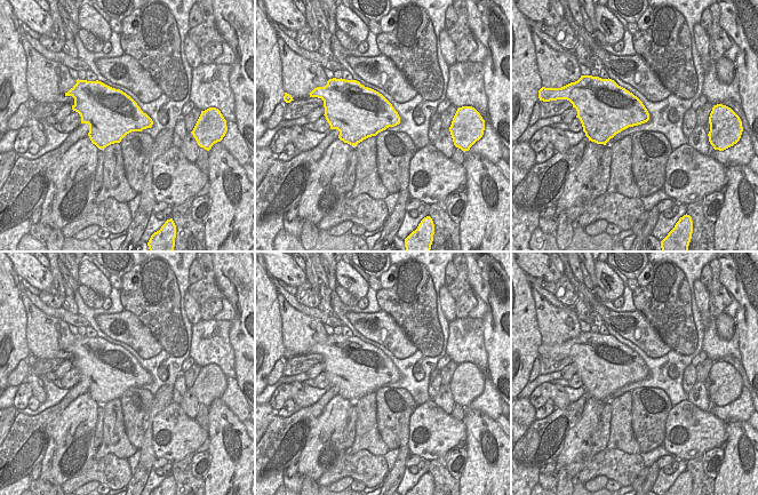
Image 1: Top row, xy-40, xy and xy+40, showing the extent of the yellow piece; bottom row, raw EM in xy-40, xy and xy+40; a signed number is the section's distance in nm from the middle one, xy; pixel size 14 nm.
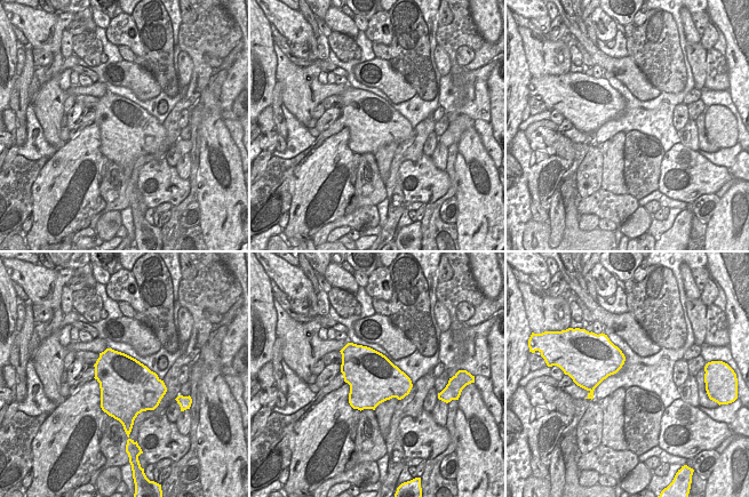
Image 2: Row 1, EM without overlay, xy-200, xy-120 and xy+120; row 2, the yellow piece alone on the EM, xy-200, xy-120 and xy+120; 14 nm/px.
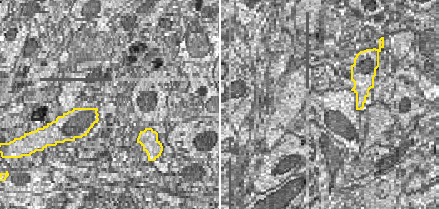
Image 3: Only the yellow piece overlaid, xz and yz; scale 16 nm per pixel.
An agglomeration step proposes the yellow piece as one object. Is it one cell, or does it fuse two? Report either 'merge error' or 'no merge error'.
no merge error

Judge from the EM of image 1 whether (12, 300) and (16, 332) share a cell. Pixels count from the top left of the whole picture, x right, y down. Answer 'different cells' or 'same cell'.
same cell

